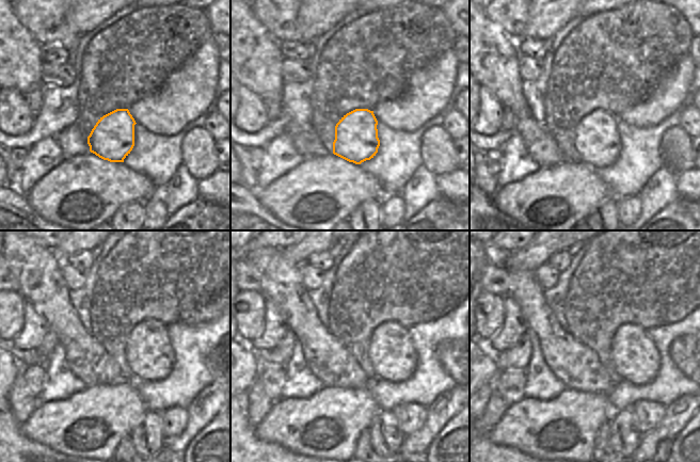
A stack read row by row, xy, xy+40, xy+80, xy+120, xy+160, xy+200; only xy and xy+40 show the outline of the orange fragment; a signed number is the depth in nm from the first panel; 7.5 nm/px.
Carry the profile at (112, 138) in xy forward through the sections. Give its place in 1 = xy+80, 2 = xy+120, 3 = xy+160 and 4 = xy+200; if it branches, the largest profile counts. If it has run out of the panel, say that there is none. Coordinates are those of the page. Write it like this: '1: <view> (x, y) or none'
1: xy+80 (597, 140)
2: xy+120 (149, 353)
3: xy+160 (393, 356)
4: xy+200 (636, 359)

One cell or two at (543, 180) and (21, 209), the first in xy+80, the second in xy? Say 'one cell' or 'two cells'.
two cells

